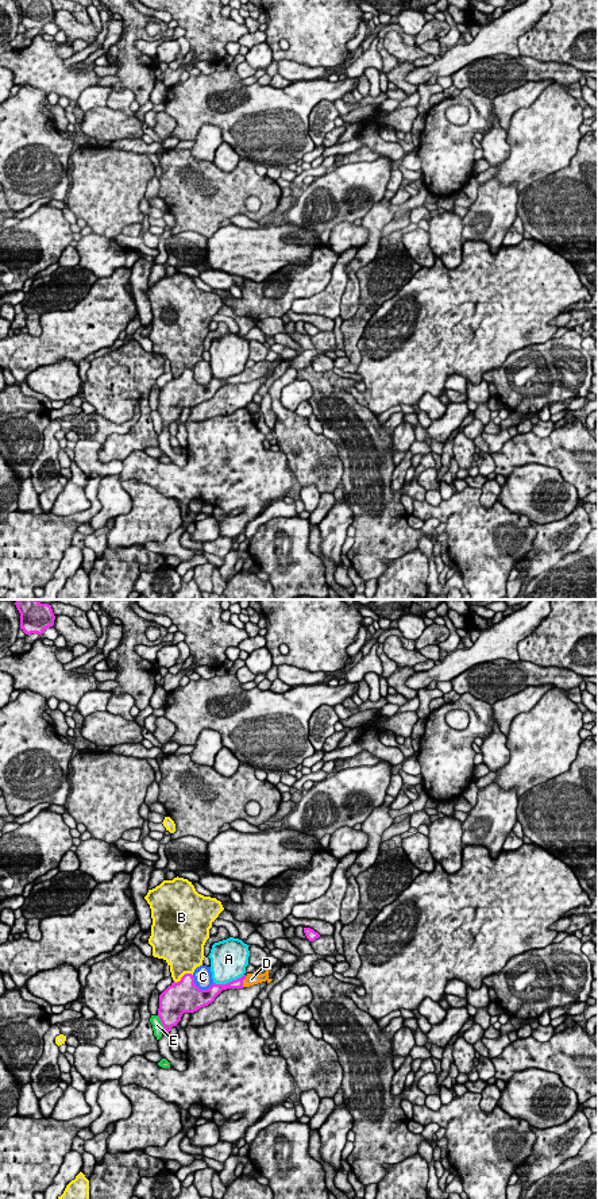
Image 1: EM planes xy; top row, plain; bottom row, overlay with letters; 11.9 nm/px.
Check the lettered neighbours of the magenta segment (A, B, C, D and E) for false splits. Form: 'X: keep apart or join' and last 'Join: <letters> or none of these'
A: keep apart
B: keep apart
C: keep apart
D: join
E: keep apart
Join: D

